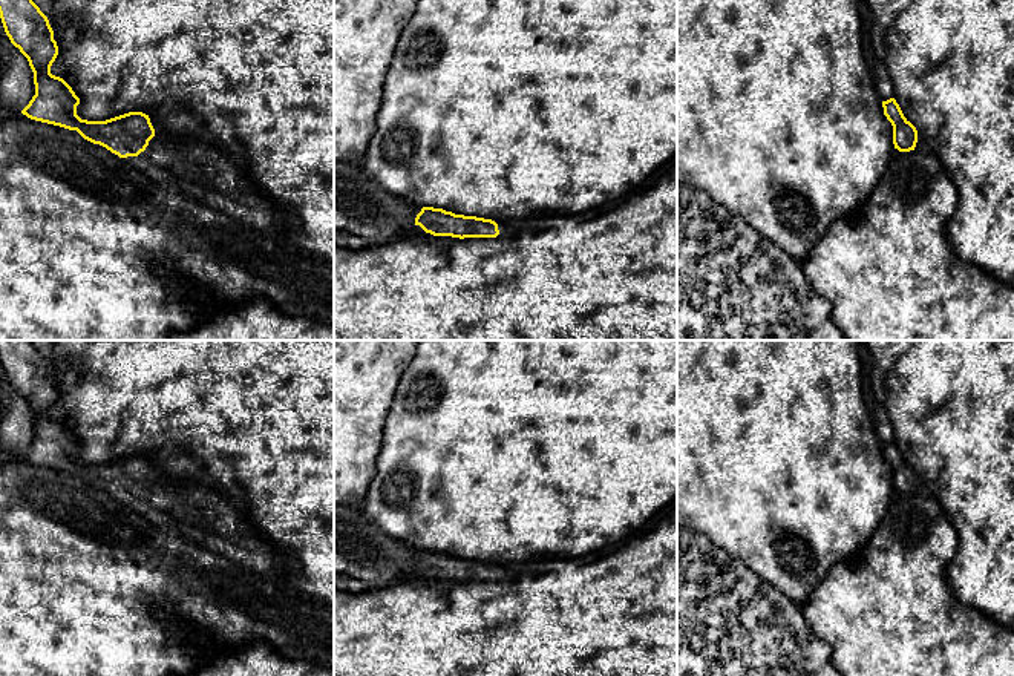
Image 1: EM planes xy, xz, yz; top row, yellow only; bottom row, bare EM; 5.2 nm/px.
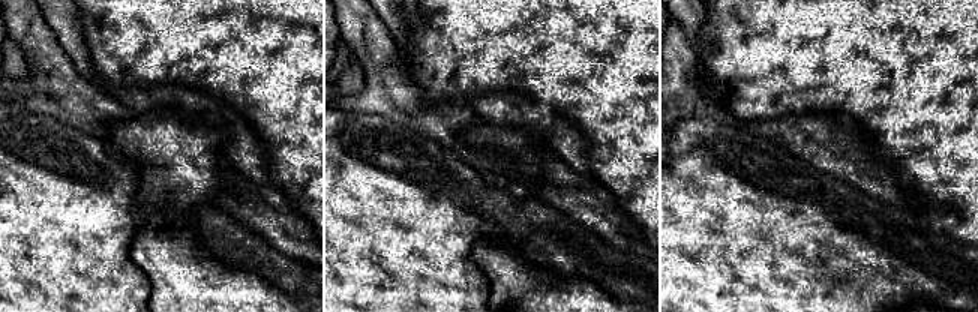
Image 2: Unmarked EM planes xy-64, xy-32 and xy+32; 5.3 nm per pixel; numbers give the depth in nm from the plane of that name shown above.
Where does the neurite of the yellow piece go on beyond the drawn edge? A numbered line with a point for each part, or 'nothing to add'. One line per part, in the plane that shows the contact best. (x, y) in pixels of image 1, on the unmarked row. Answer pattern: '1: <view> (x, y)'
1: xy (218, 520)

